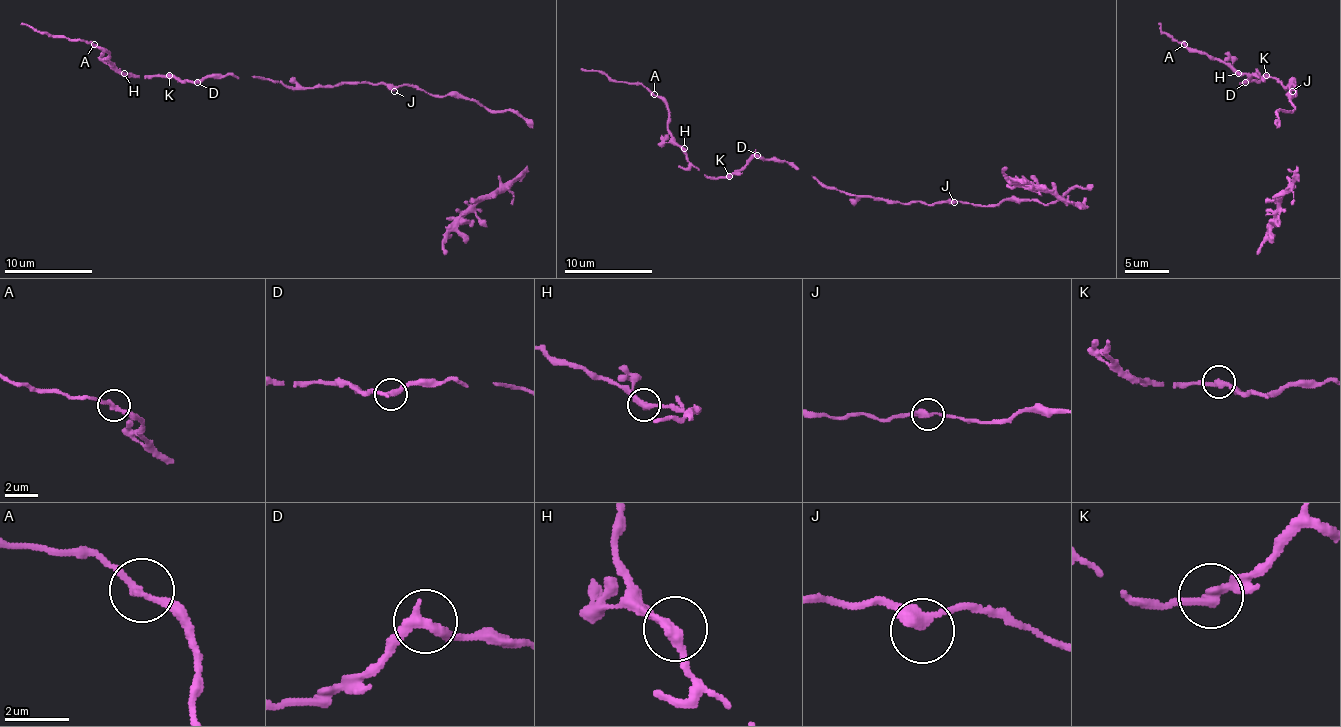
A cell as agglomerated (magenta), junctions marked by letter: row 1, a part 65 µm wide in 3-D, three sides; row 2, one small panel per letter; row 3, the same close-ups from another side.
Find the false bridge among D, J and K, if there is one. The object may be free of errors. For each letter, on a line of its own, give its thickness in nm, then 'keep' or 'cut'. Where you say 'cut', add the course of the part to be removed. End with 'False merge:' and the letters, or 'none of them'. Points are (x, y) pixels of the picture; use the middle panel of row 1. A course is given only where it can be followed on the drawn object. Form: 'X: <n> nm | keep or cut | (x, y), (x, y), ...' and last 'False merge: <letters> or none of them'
D: 320 nm | keep
J: 360 nm | keep
K: 320 nm | keep
False merge: none of them

